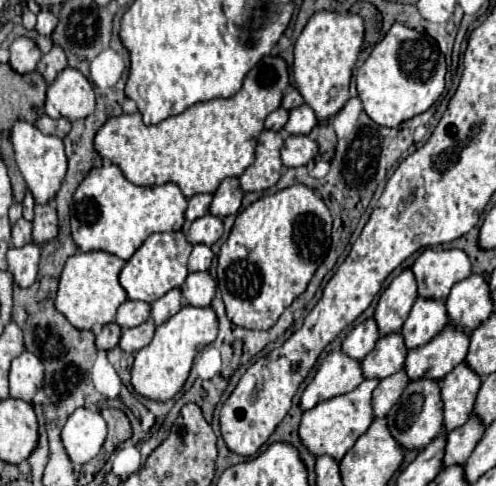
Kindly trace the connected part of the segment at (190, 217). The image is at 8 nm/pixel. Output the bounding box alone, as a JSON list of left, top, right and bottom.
[185,194,213,222]

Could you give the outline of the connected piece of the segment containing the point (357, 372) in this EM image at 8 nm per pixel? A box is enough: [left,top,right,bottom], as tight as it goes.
[301,352,363,410]

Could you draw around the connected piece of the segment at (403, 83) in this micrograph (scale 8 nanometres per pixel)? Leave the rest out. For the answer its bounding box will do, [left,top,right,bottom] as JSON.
[355,24,445,126]

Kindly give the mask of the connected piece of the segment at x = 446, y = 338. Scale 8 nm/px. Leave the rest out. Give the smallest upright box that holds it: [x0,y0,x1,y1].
[405,324,469,380]

